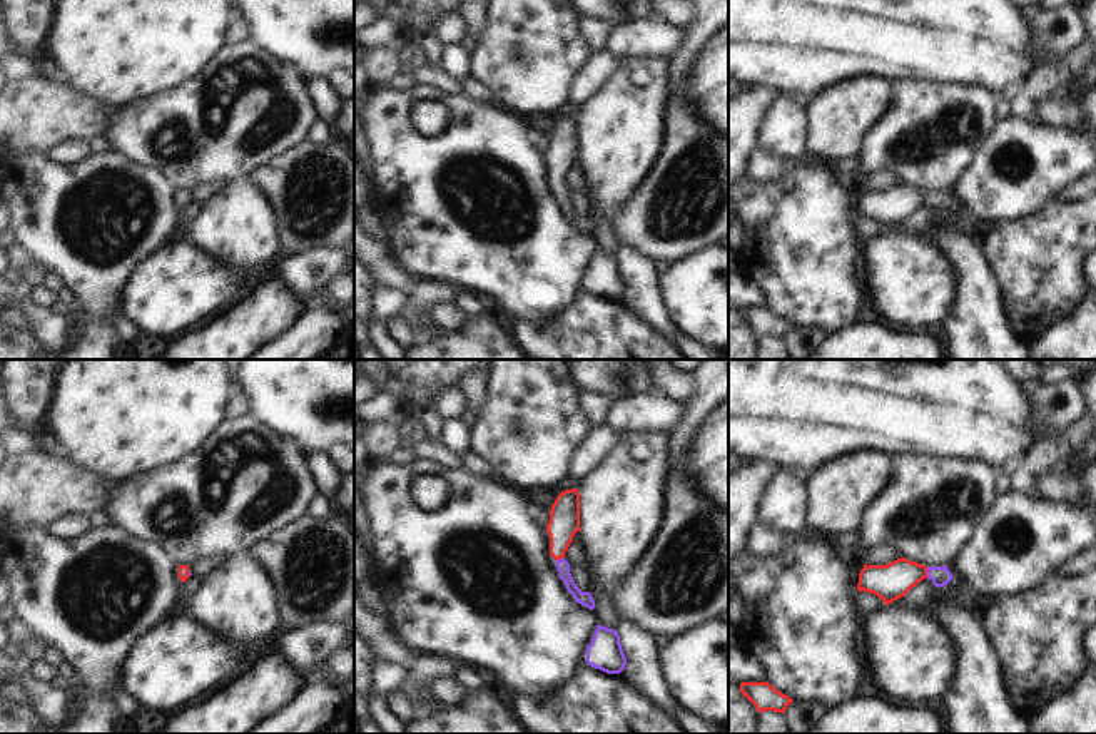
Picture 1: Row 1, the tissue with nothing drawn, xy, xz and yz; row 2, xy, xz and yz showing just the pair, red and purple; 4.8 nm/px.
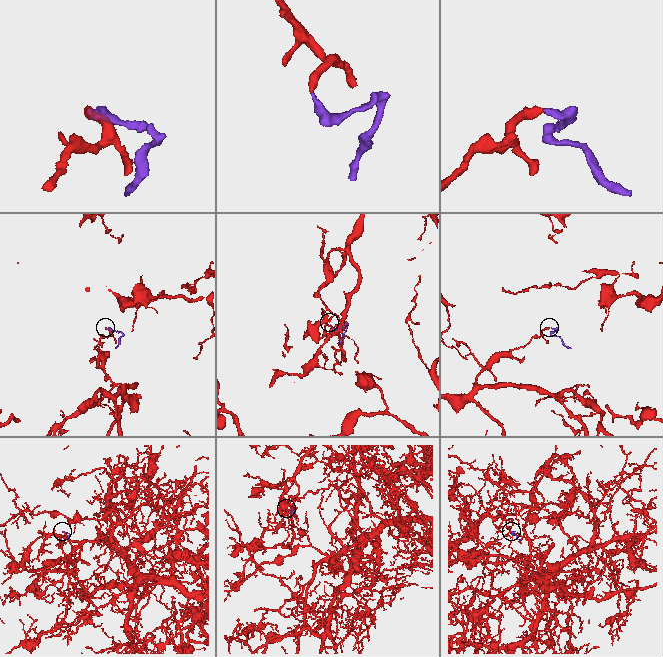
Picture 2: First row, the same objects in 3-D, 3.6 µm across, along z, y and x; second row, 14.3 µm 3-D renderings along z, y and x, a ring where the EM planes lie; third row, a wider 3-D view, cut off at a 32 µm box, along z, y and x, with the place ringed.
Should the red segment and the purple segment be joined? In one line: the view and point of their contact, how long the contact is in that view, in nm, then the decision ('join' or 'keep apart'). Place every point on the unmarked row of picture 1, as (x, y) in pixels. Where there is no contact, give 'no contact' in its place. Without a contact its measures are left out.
yz (926, 198) | 60 nm | join

